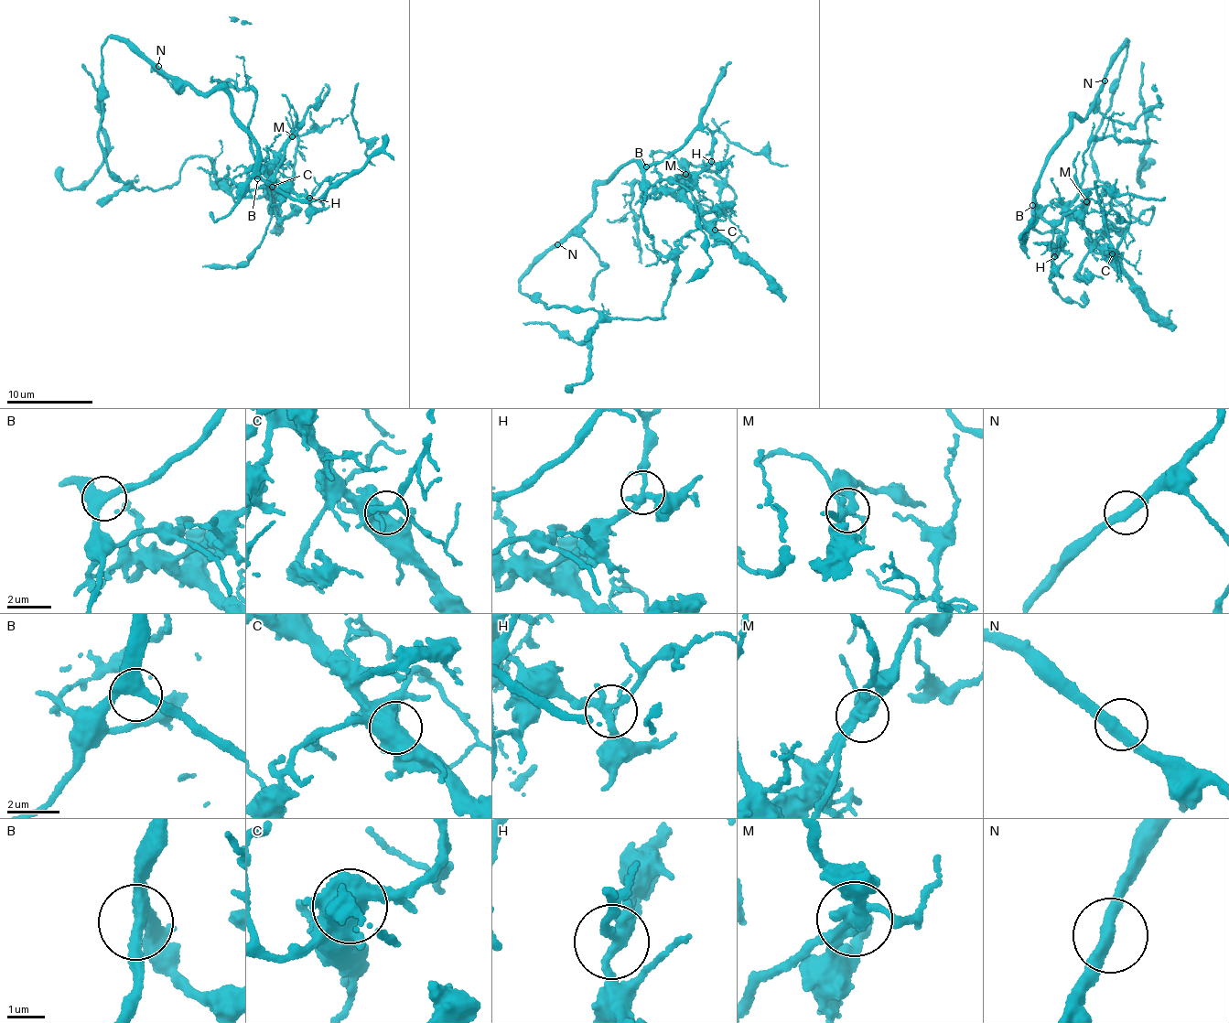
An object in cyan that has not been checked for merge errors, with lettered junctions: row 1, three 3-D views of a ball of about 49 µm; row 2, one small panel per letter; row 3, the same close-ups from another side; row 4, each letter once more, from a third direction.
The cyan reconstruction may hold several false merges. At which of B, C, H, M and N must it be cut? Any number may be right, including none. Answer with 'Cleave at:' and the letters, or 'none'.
Cleave at: M

